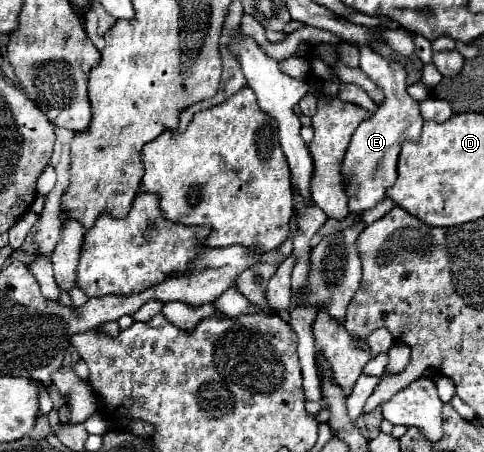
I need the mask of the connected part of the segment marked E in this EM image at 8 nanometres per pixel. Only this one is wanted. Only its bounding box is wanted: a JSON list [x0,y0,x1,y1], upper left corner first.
[342,45,424,214]

